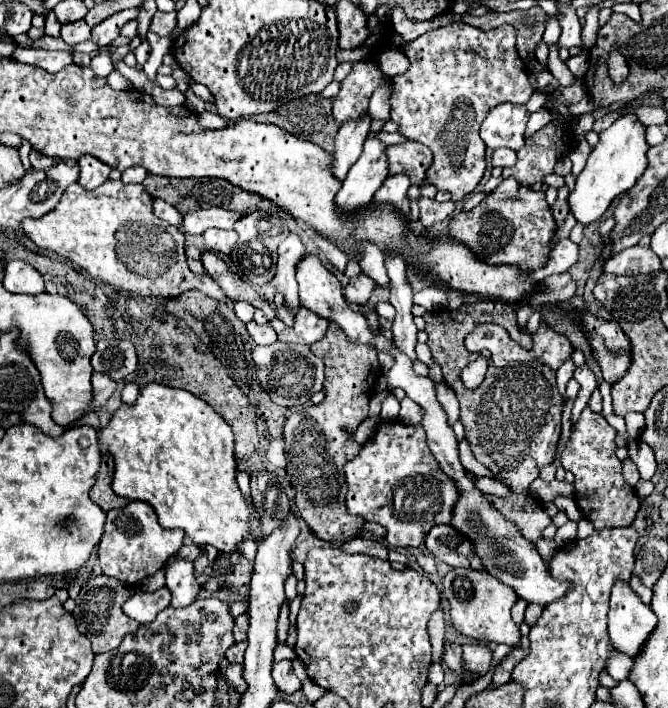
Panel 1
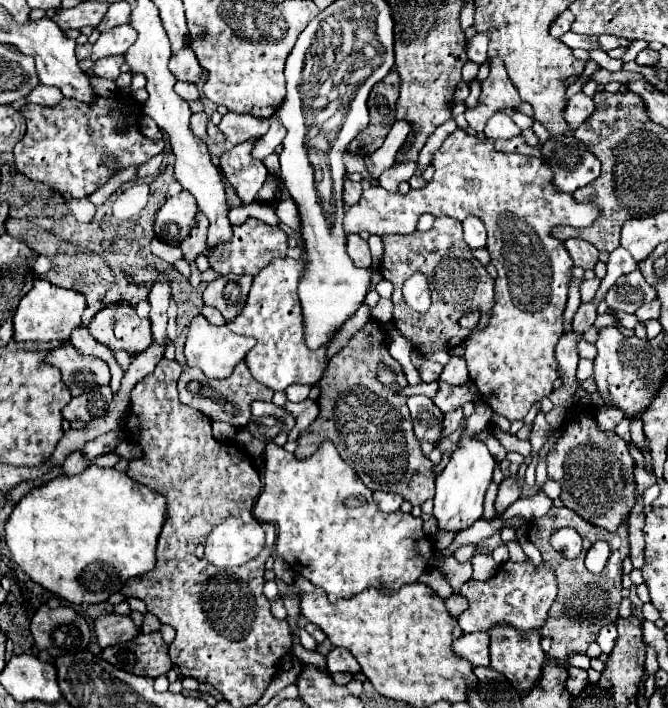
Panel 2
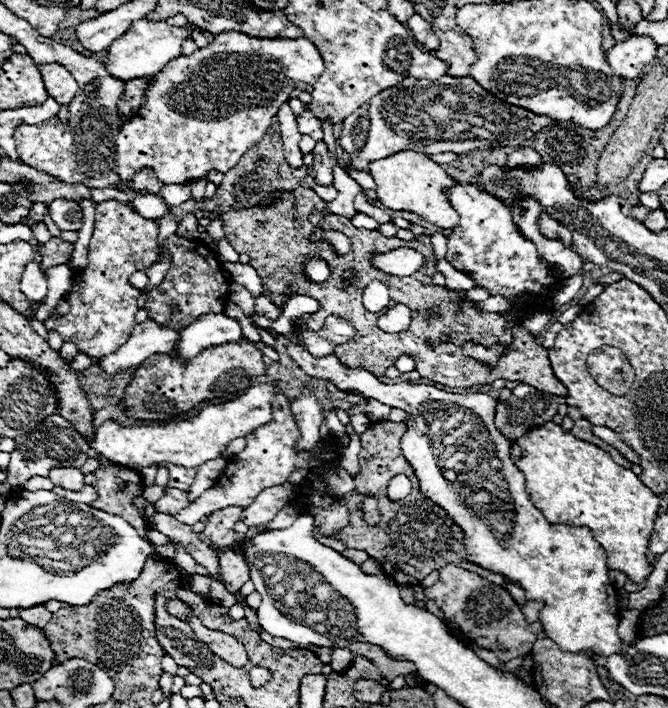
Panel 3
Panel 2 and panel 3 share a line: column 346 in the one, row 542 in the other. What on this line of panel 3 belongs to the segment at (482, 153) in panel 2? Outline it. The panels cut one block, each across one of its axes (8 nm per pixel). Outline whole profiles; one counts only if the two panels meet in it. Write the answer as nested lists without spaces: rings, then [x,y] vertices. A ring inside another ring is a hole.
[[[226,506],[220,510],[214,510],[208,516],[206,528],[202,530],[202,534],[206,536],[206,540],[212,546],[230,546],[236,542],[238,534],[234,532],[234,524],[240,520],[242,514],[242,506]]]

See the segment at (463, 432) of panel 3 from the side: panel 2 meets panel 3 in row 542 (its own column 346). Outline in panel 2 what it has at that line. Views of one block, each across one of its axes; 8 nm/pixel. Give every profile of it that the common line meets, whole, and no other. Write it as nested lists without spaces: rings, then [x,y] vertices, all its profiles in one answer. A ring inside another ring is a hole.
[[[270,442],[264,450],[264,462],[264,490],[254,506],[254,518],[258,522],[270,522],[276,526],[278,556],[282,556],[300,576],[320,586],[330,602],[352,598],[366,586],[396,592],[400,586],[416,582],[418,576],[426,568],[432,568],[438,560],[432,542],[422,532],[422,518],[414,518],[412,514],[404,514],[402,510],[382,514],[378,506],[374,506],[372,492],[366,490],[358,474],[354,474],[354,470],[346,466],[346,462],[342,462],[338,450],[334,450],[334,446],[330,446],[328,442],[306,462],[298,462],[282,446]]]

